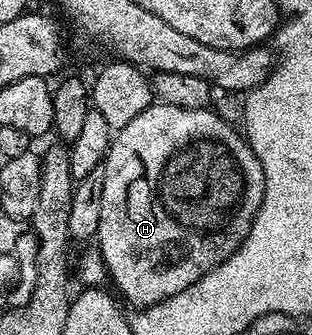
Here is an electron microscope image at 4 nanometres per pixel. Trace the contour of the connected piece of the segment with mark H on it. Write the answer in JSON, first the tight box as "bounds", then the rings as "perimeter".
{"bounds":[95,102,265,309],"perimeter":[[[154,102],[148,107],[131,125],[127,125],[121,131],[112,136],[109,144],[109,151],[105,155],[106,177],[103,184],[103,207],[100,210],[98,231],[95,236],[96,250],[100,251],[108,278],[113,279],[115,286],[121,290],[120,298],[126,304],[130,303],[130,308],[140,309],[150,307],[167,297],[175,297],[175,293],[183,293],[187,285],[199,281],[201,275],[206,275],[219,264],[231,258],[247,237],[251,225],[255,221],[255,213],[263,201],[263,189],[265,188],[265,178],[263,177],[263,167],[259,165],[259,157],[251,149],[249,140],[236,126],[228,124],[219,117],[216,110],[206,109],[196,111],[195,109],[179,109],[175,105]]]}

